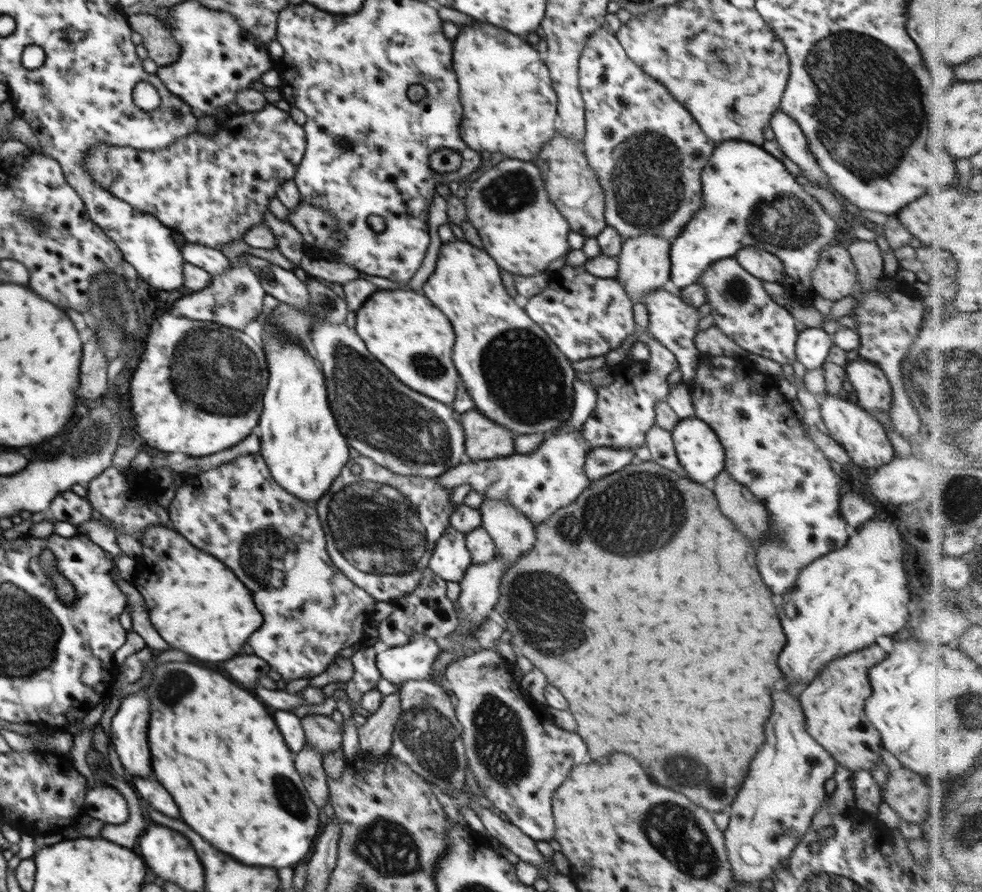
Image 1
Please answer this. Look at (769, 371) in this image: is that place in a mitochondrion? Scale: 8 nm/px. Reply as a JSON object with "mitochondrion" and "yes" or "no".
{"mitochondrion":"no"}

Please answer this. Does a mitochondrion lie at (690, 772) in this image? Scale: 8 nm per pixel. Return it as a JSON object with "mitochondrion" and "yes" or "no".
{"mitochondrion":"yes"}

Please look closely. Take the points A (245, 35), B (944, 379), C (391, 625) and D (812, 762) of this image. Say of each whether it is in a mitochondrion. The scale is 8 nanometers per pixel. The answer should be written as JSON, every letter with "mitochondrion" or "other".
{"A":"other","B":"mitochondrion","C":"other","D":"other"}

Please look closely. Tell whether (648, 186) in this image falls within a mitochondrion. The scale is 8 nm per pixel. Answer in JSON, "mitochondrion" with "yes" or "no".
{"mitochondrion":"yes"}

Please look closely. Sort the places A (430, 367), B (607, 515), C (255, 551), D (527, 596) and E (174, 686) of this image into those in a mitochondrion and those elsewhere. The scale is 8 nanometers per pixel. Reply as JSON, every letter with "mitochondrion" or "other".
{"A":"mitochondrion","B":"mitochondrion","C":"mitochondrion","D":"mitochondrion","E":"mitochondrion"}

